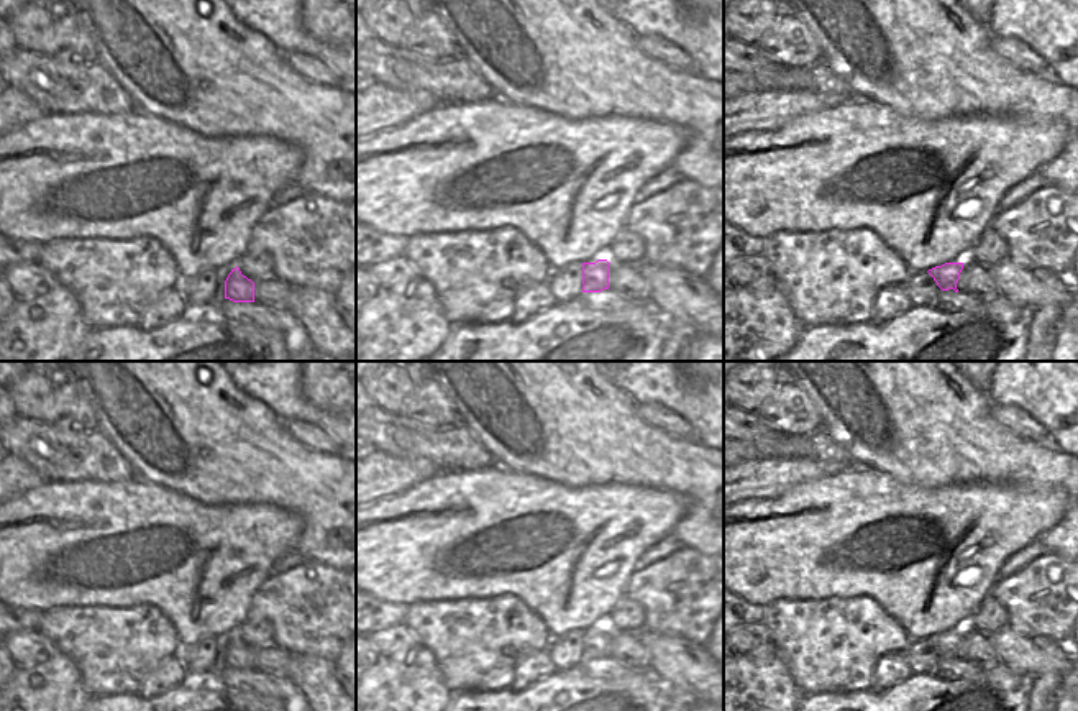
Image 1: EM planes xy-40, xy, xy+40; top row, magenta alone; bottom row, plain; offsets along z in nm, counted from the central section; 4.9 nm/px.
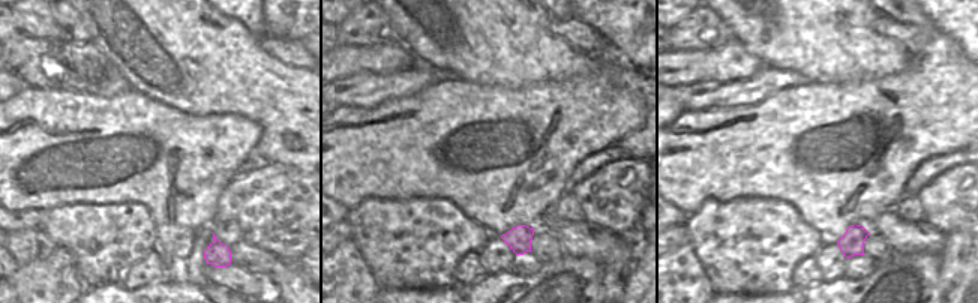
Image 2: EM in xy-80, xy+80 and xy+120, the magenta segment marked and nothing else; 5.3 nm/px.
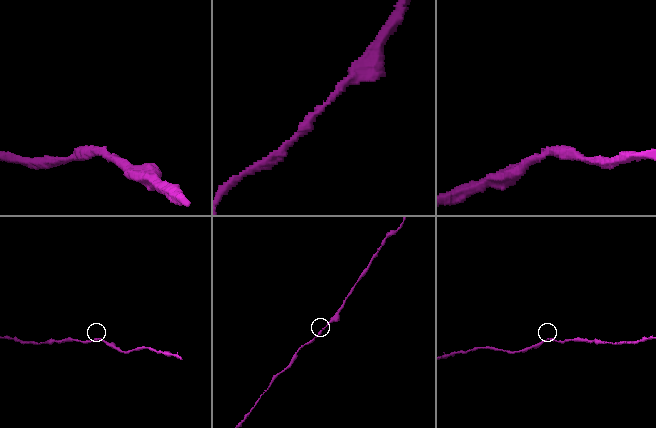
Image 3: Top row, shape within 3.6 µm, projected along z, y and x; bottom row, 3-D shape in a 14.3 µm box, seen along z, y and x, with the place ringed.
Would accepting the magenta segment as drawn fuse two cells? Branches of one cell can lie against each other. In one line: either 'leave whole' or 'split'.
leave whole

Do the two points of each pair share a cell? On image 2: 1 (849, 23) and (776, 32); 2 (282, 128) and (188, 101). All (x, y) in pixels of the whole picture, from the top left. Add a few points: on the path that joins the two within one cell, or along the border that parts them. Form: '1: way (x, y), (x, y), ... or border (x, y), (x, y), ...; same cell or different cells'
1: way (831, 23), (794, 23); same cell
2: way (258, 104), (255, 101), (212, 101); same cell

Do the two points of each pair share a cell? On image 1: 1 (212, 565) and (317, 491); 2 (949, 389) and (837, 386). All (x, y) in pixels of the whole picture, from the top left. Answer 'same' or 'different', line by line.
1: different
2: same

